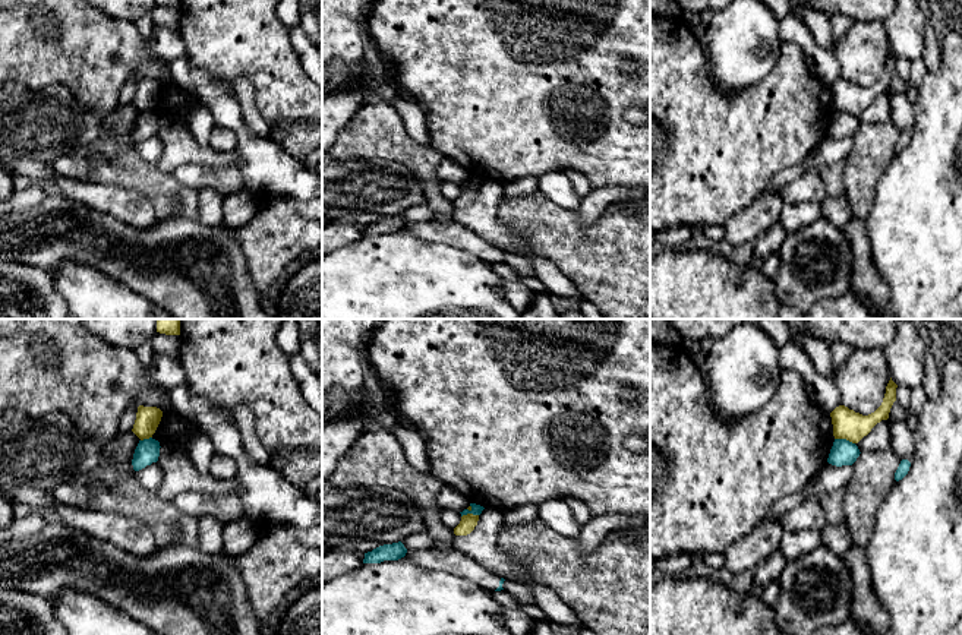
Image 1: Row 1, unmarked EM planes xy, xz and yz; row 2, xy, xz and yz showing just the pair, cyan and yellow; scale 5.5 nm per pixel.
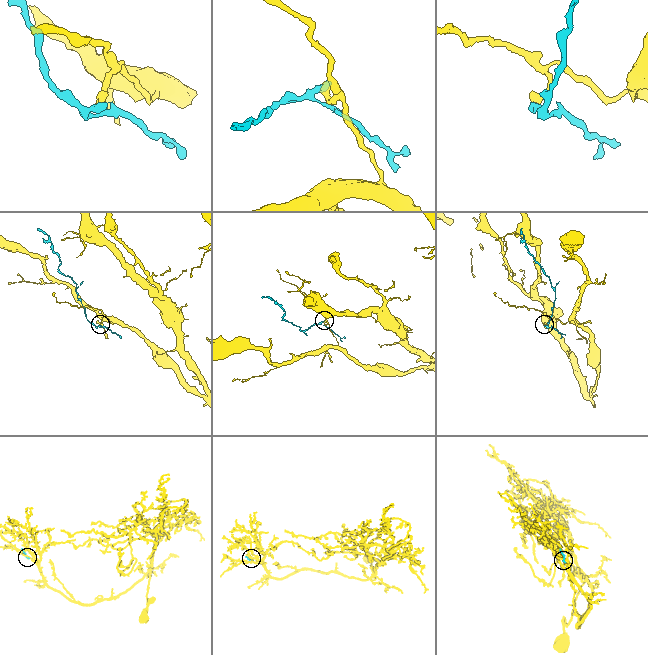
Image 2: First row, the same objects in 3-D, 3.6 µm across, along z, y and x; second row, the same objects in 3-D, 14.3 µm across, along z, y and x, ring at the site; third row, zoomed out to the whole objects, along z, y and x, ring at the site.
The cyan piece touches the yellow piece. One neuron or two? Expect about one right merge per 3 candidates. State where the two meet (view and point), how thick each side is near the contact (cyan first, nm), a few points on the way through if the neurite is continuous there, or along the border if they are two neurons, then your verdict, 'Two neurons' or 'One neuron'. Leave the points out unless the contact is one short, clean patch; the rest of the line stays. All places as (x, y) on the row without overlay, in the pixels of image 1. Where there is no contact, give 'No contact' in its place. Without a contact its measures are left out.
Touches cyan at xz (469, 185). Thickness 60 nm (cyan) against 90 nm. Boundary: xz (478, 186), (464, 186), (461, 189). Two neurons

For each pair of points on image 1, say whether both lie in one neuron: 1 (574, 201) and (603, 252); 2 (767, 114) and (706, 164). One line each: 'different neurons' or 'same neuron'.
1: different neurons
2: same neuron

